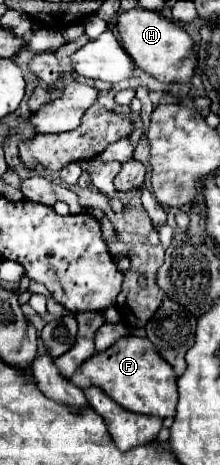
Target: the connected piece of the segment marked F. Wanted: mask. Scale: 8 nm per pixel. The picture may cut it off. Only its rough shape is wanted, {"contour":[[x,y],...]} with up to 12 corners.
{"contour":[[120,338],[70,382],[124,410],[172,418],[174,370],[148,338]]}

